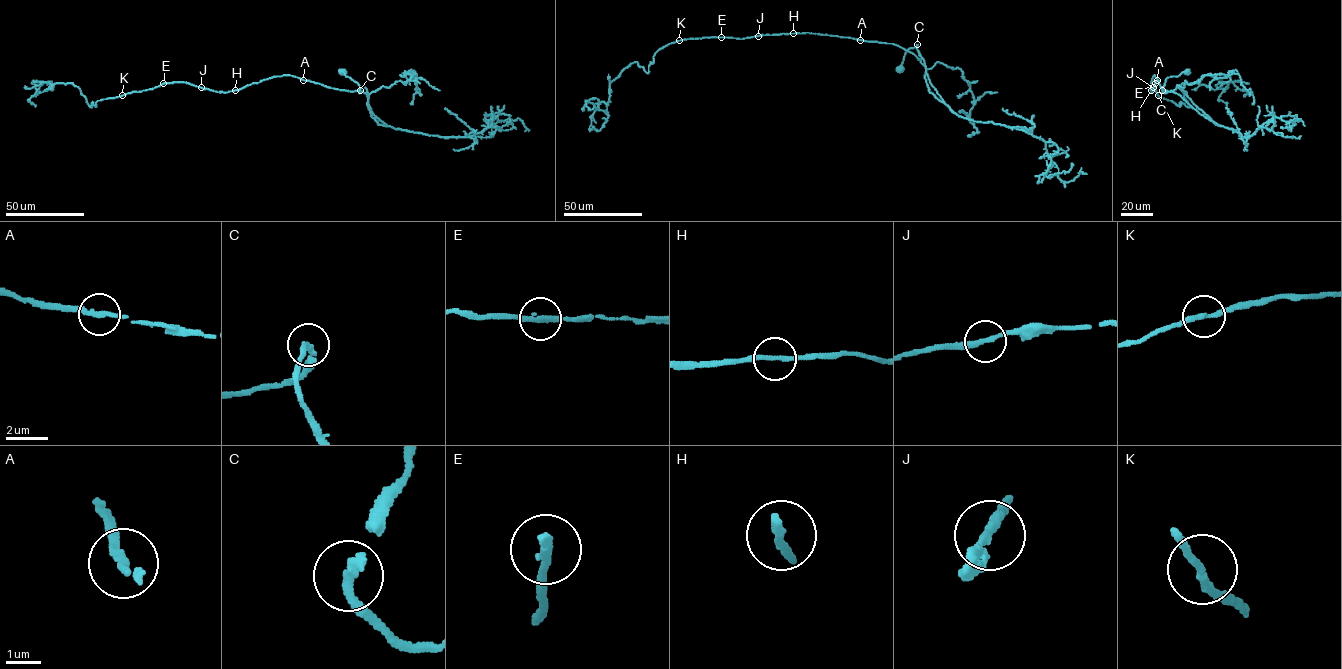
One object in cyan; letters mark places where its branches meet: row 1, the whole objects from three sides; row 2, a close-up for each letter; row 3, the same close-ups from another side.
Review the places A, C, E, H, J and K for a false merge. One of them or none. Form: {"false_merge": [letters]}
{"false_merge": []}

